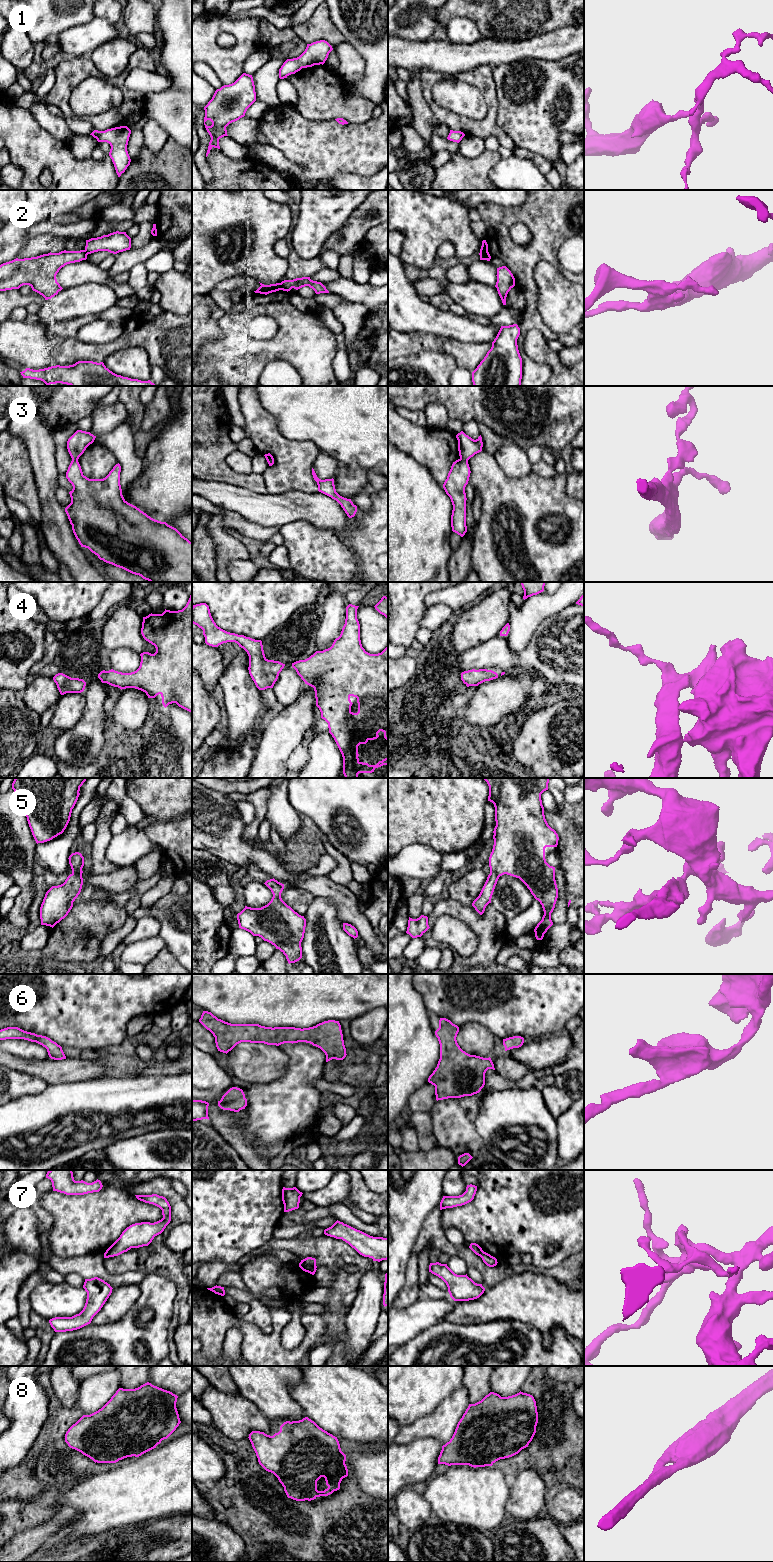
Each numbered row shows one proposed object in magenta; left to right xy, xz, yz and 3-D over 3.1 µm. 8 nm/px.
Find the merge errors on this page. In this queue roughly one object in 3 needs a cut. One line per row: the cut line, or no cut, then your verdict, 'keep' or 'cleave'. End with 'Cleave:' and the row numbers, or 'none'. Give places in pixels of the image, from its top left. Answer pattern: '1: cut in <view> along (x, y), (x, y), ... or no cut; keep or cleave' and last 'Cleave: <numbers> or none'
1: no cut; keep
2: cut in yz along (480, 250), (487, 251); cleave
3: cut in yz along (460, 457), (467, 461); cleave
4: no cut; keep
5: no cut; keep
6: no cut; keep
7: cut in xz along (302, 1260), (315, 1268); cleave
8: no cut; keep
Cleave: 2, 3, 7

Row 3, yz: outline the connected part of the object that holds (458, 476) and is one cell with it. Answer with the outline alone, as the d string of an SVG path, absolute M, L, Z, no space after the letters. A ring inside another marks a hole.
M458 459L453 462L447 479L443 484L446 494L450 497L453 510L451 515L452 531L463 537L466 526L466 493L465 487L470 477L470 467L467 460Z

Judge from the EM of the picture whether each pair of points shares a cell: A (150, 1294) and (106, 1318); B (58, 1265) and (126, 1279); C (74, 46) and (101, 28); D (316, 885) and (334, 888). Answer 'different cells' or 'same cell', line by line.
A: different cells
B: same cell
C: same cell
D: same cell

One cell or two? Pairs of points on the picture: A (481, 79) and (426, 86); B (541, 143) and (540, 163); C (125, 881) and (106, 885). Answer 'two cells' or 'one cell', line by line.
A: one cell
B: two cells
C: one cell

